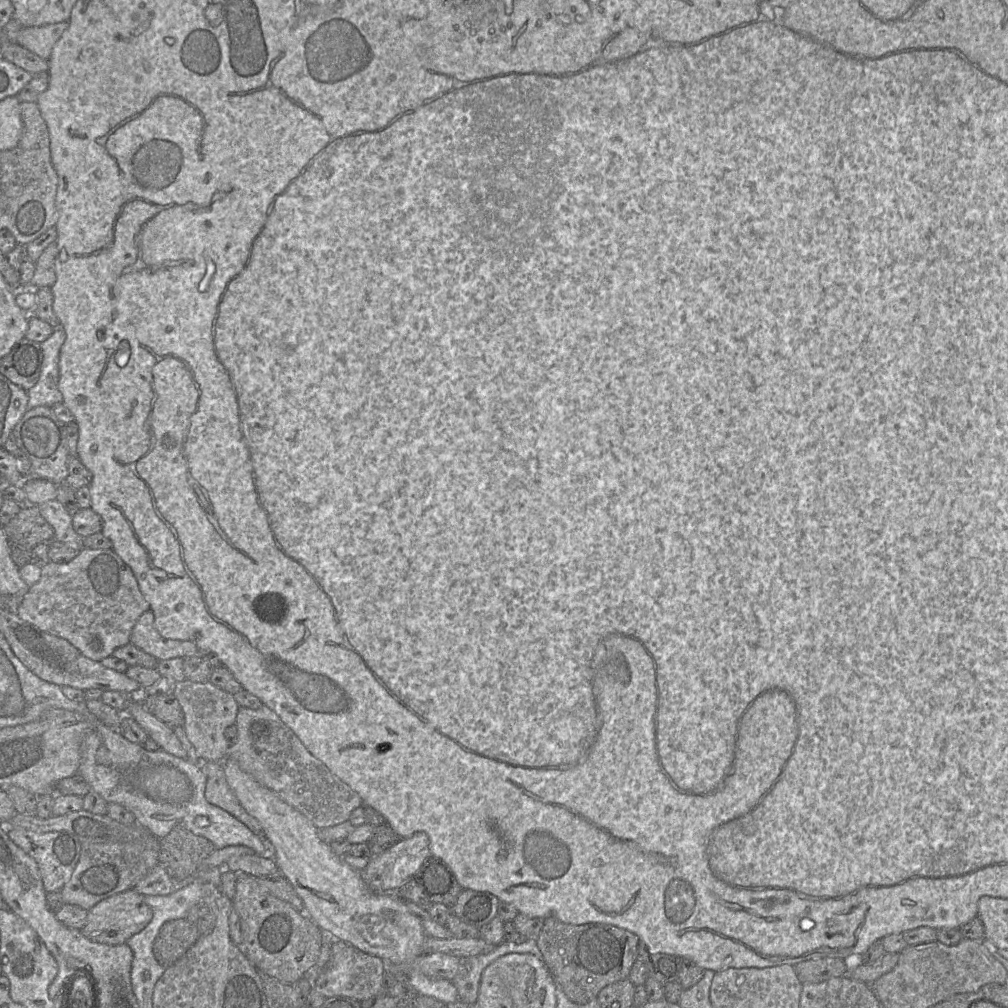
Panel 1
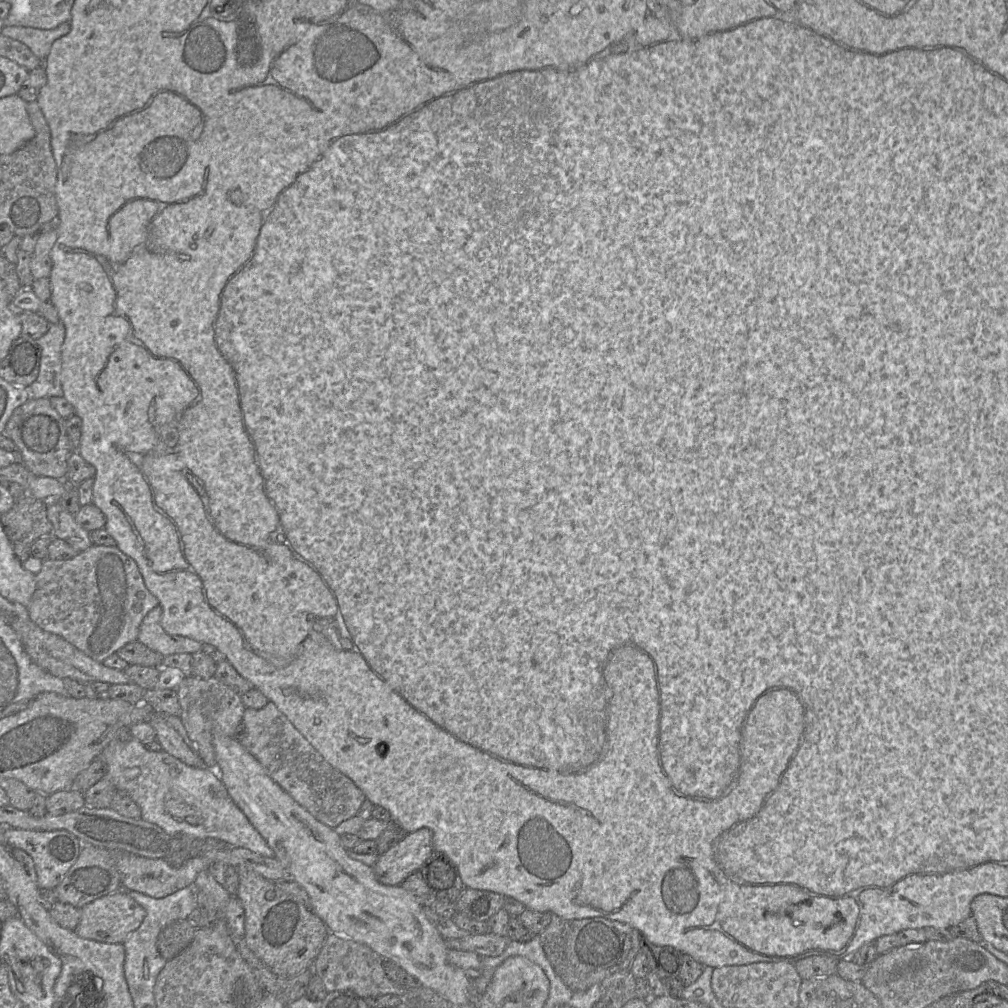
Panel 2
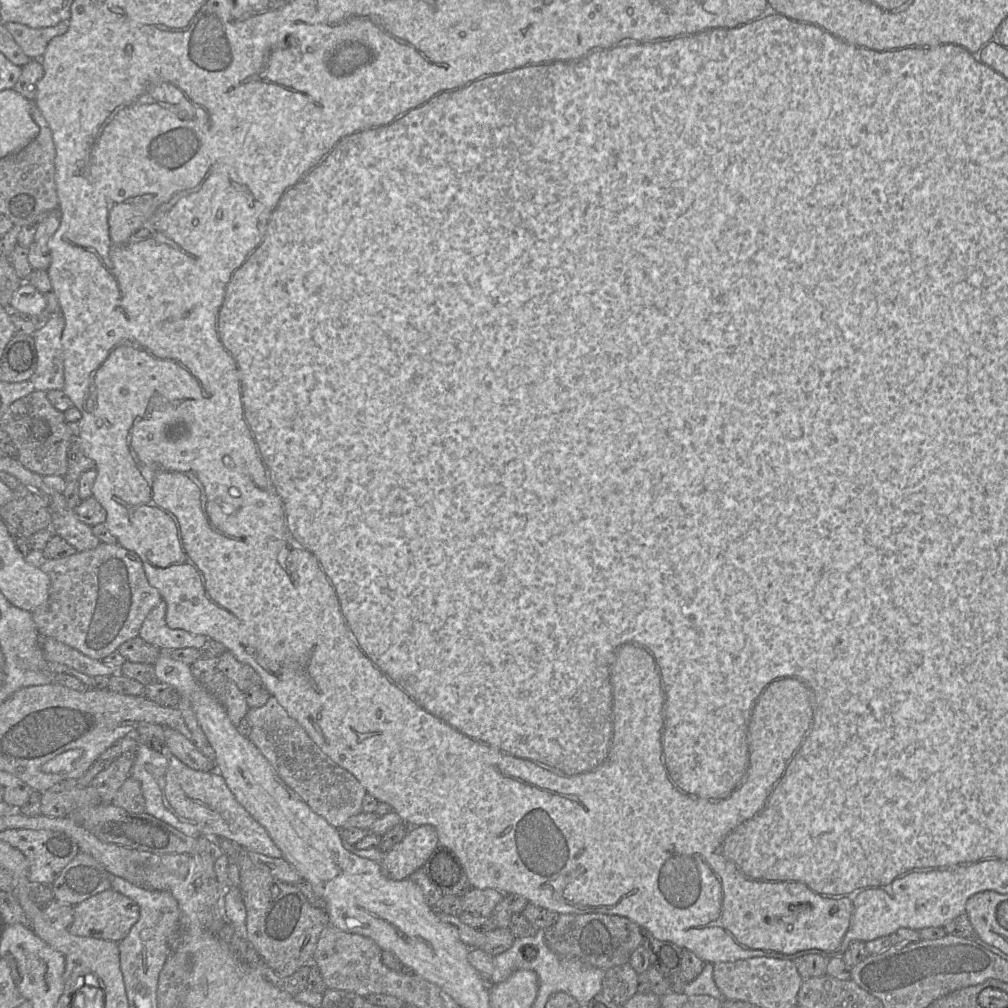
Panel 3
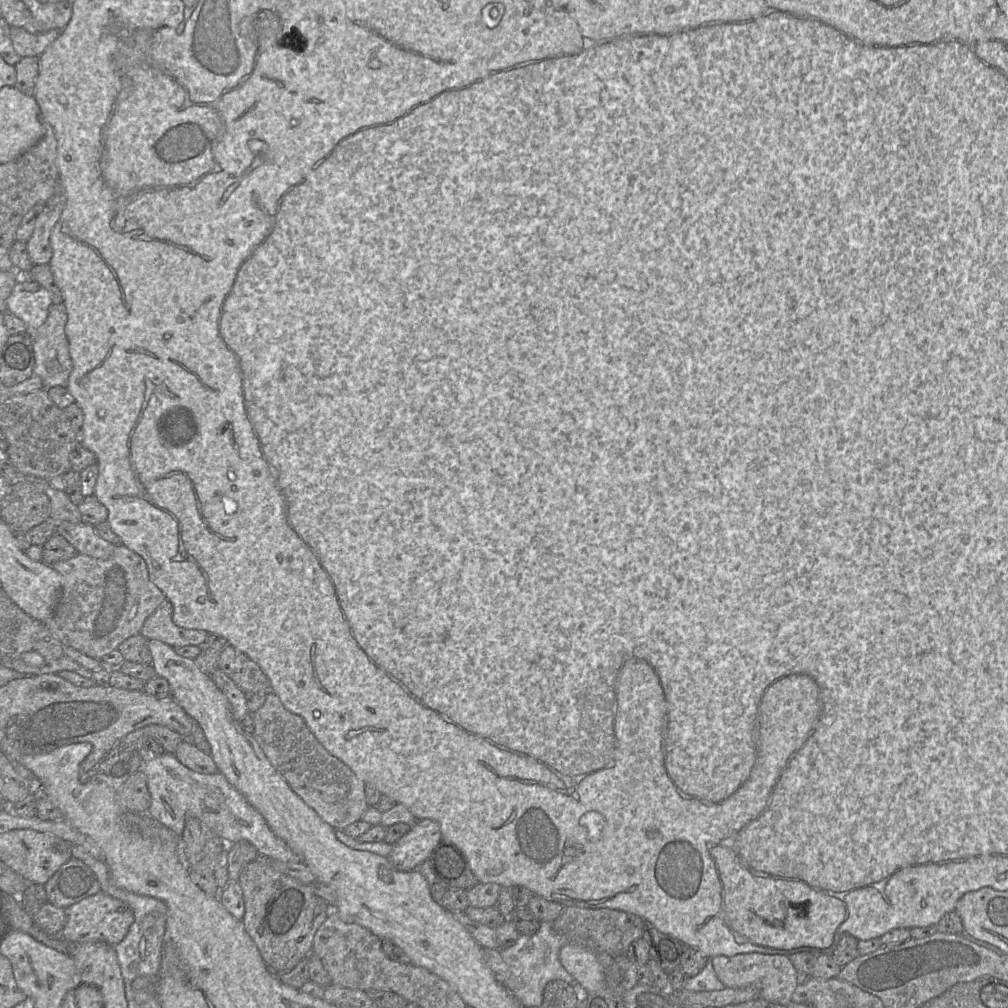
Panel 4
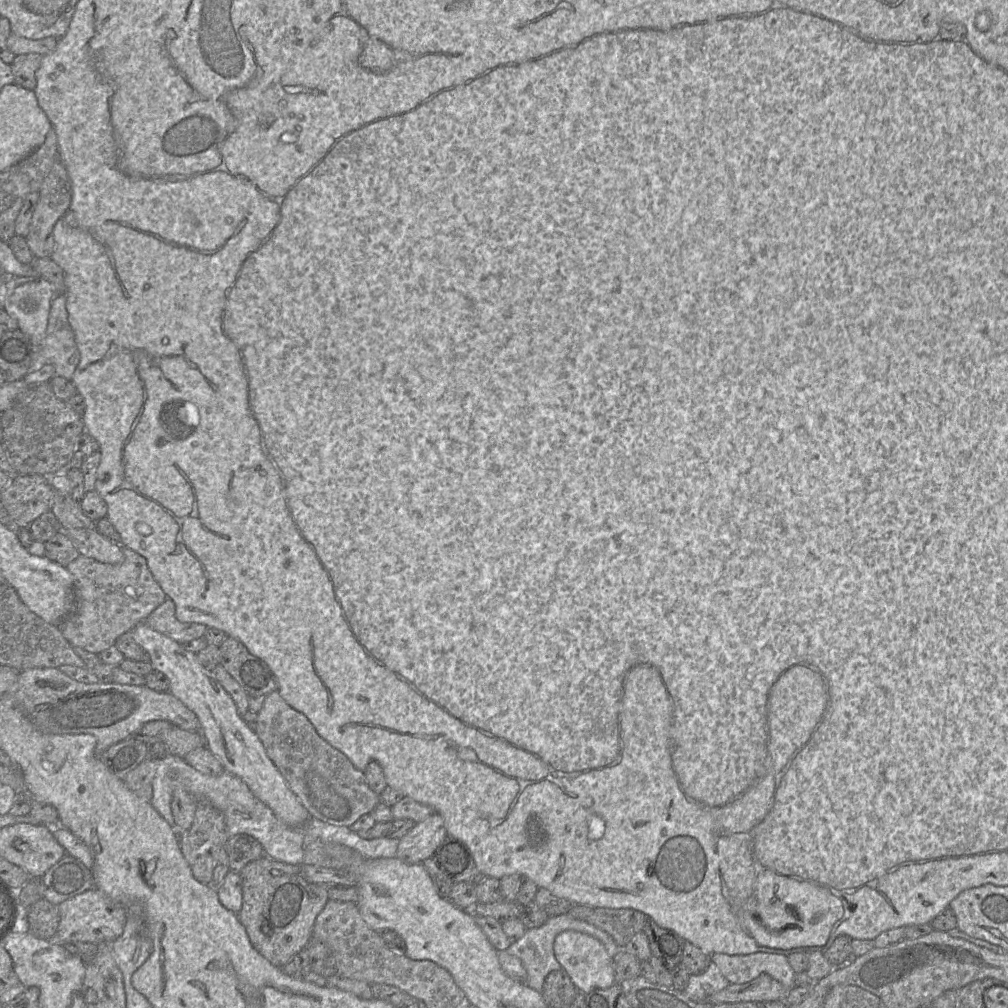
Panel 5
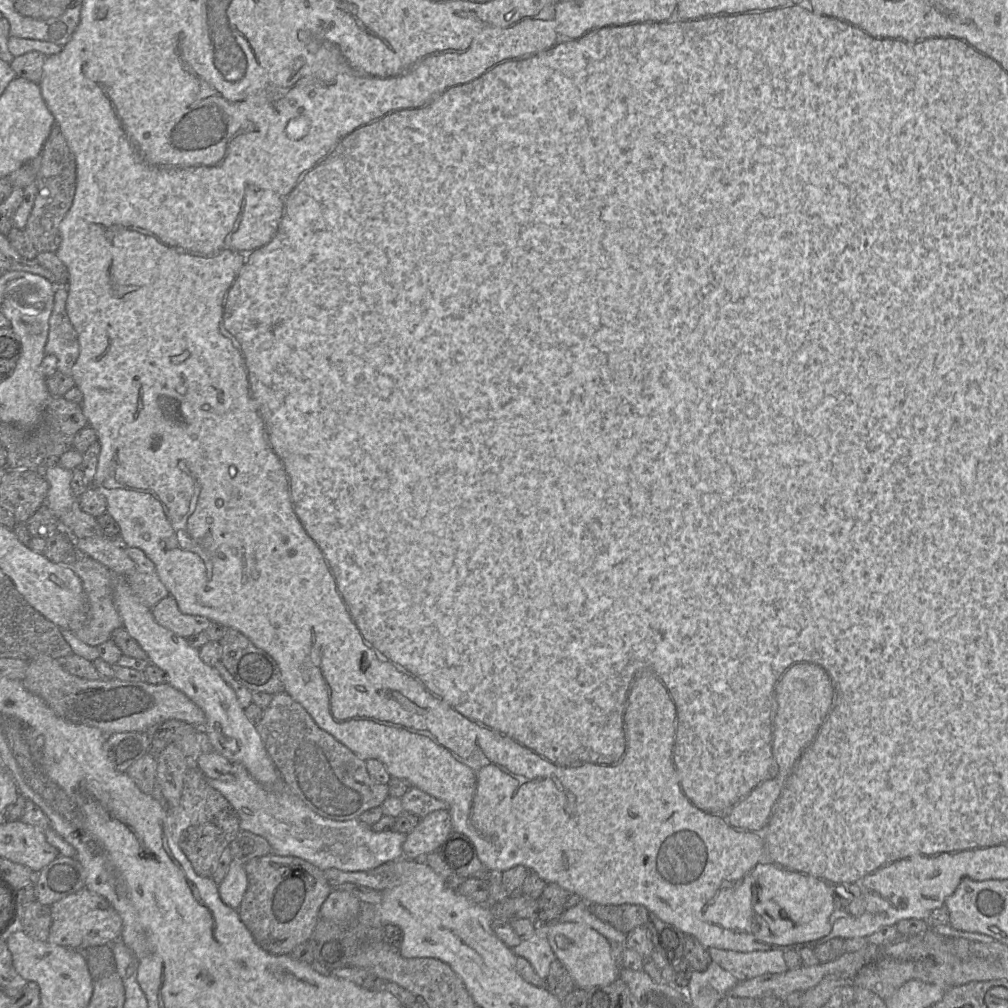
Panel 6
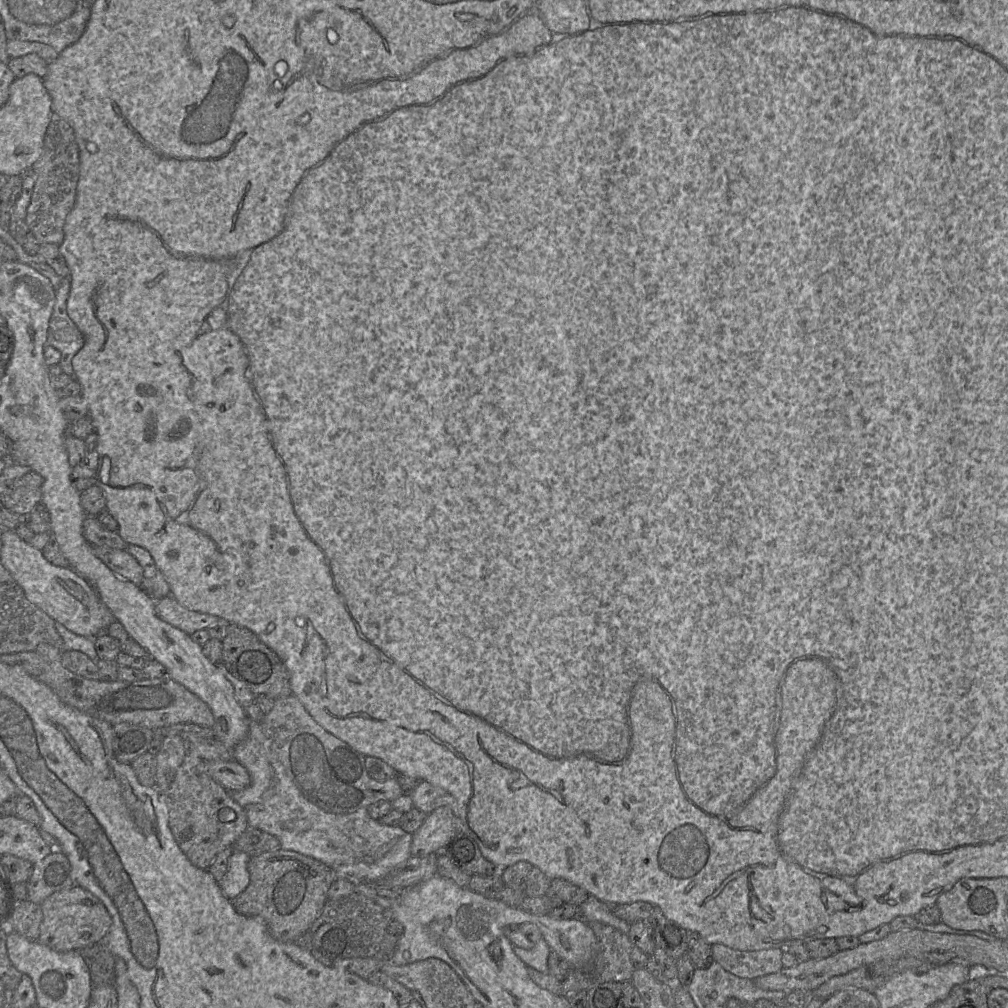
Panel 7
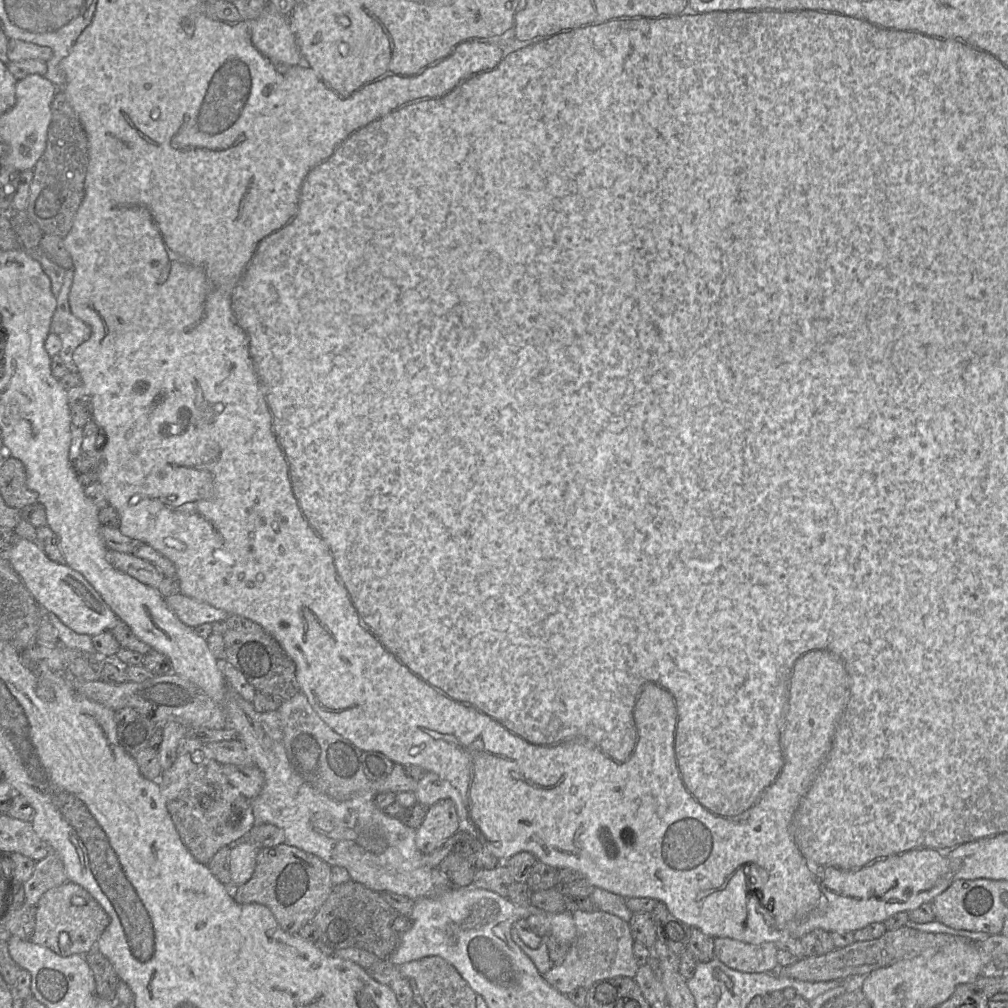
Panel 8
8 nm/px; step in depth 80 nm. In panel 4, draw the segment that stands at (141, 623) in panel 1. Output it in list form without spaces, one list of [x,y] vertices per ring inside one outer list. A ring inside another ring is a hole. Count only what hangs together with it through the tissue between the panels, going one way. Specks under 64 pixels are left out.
[[[166,599],[144,622],[140,635],[159,640],[173,648],[188,645],[205,647],[208,634],[205,630],[186,629],[172,621],[173,606]]]

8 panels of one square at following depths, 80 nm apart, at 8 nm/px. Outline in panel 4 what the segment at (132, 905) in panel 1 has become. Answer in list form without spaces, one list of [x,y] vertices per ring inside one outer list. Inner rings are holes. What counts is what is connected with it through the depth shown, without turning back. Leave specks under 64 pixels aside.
[[[103,891],[88,896],[65,908],[67,922],[60,935],[77,943],[105,942],[112,946],[121,942],[134,922],[134,912],[125,902]]]

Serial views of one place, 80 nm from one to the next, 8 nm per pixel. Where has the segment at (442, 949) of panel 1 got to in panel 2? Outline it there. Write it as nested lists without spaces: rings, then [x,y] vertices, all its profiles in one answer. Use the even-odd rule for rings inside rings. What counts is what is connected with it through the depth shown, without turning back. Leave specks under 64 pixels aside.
[[[493,933],[468,935],[459,939],[446,939],[449,950],[469,951],[481,957],[495,957],[501,955],[509,943],[506,936]]]

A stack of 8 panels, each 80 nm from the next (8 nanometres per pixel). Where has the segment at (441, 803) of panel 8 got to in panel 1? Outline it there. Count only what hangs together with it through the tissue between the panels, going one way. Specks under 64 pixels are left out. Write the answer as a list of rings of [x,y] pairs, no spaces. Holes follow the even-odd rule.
[[[425,832],[401,839],[381,855],[372,855],[362,878],[376,893],[395,893],[419,870],[430,856],[429,837]]]

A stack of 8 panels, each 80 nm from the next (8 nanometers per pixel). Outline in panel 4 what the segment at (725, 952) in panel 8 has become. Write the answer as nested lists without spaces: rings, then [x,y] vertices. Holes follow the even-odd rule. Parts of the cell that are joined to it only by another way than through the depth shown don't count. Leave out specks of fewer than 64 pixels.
[[[746,953],[735,956],[715,956],[711,959],[716,976],[727,988],[756,987],[759,999],[767,1004],[788,1006],[800,984],[800,976],[787,956]]]

